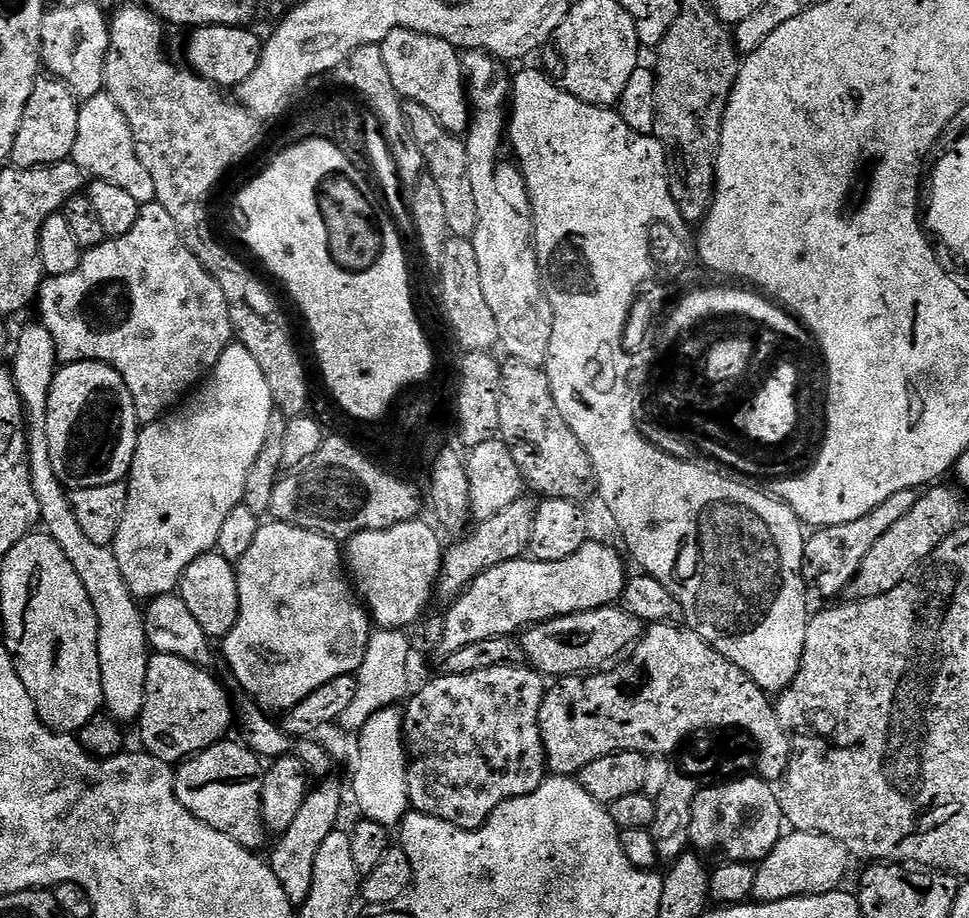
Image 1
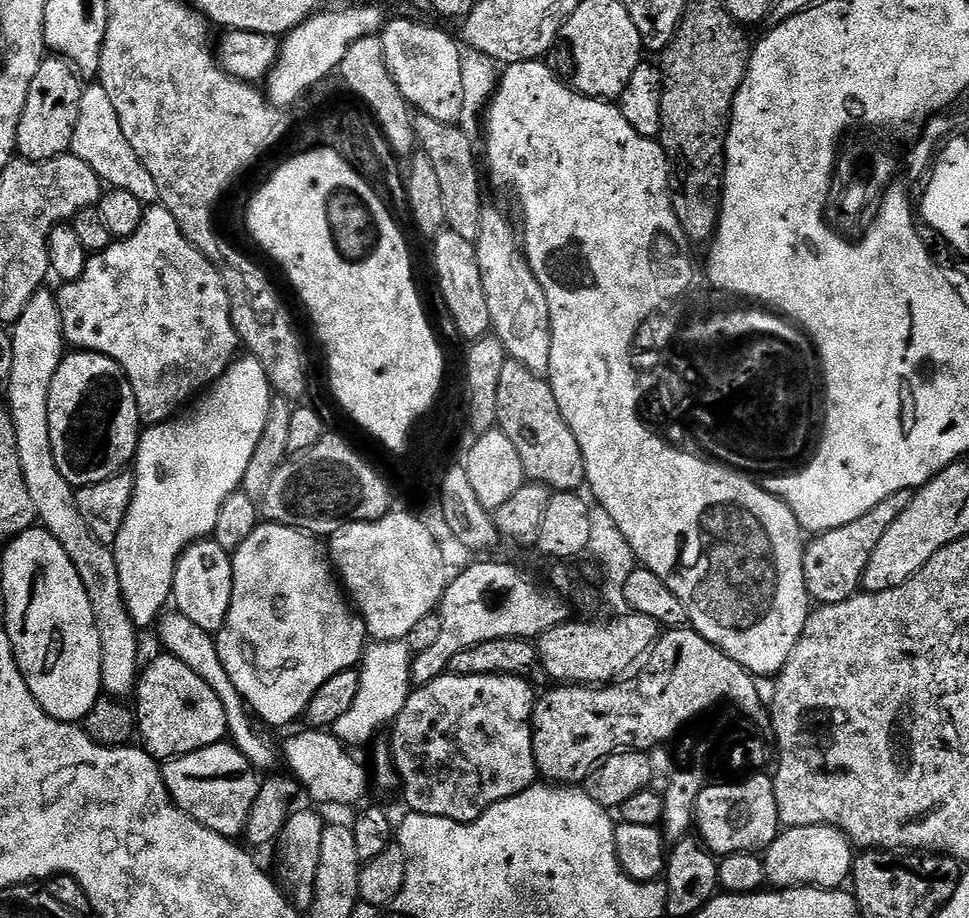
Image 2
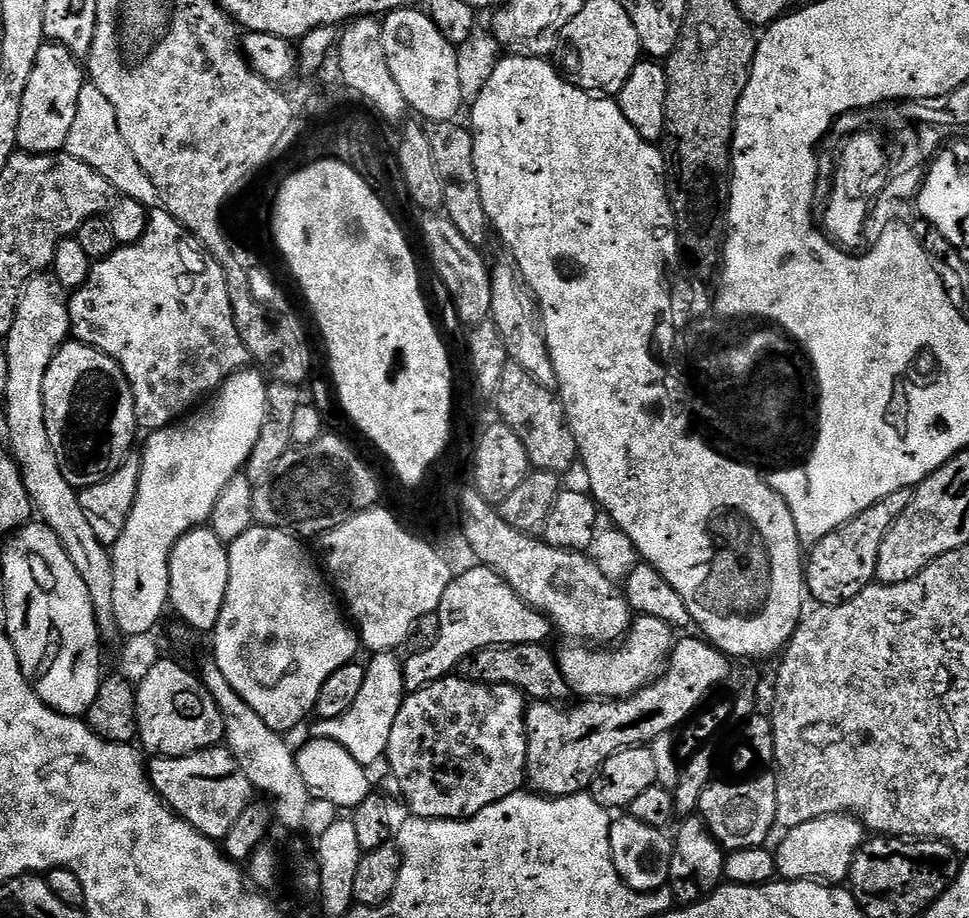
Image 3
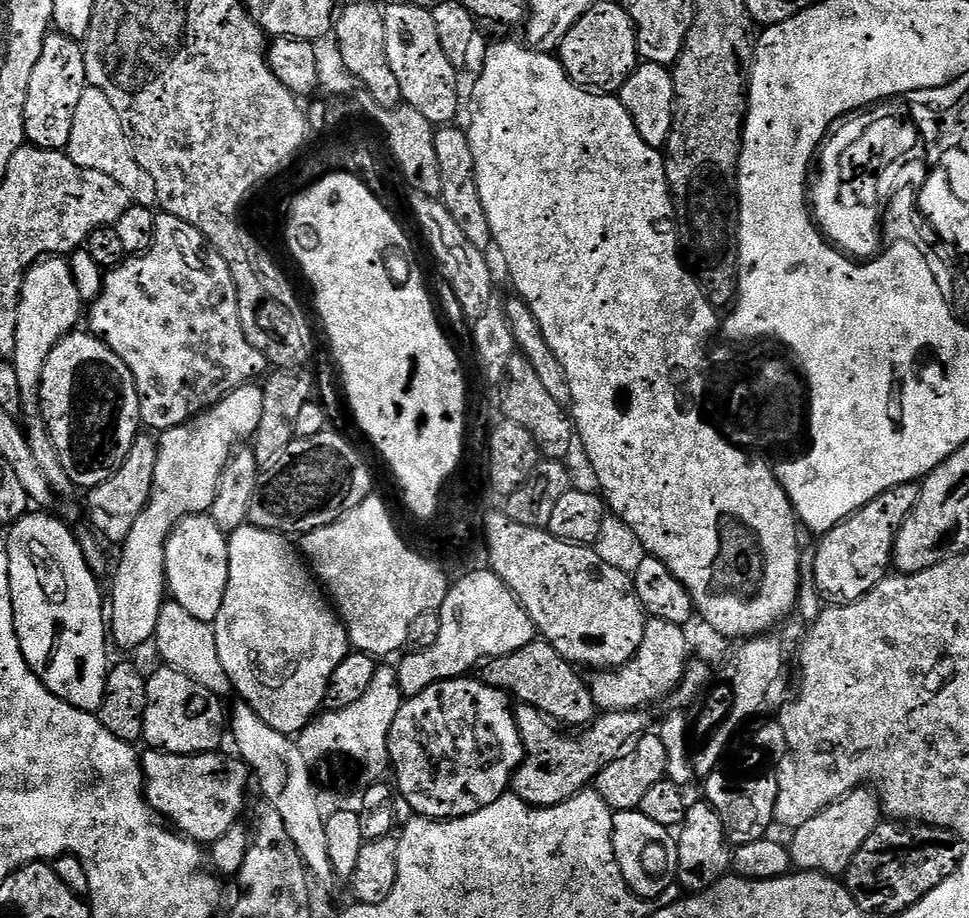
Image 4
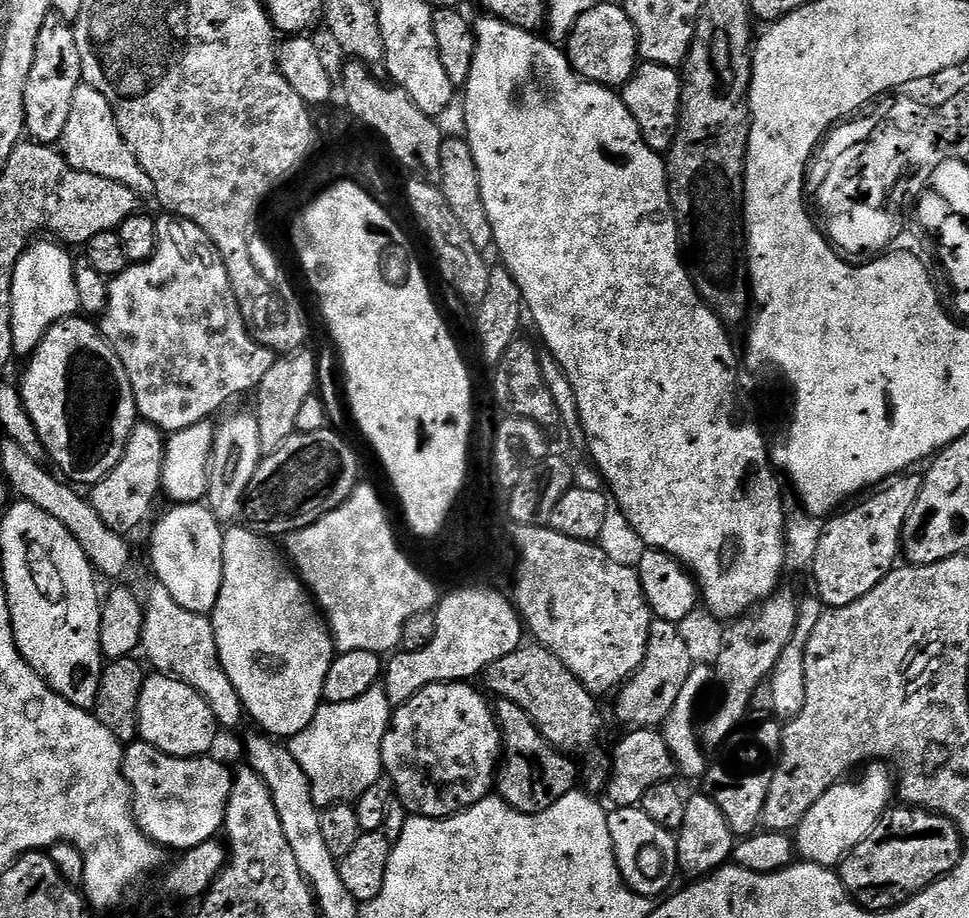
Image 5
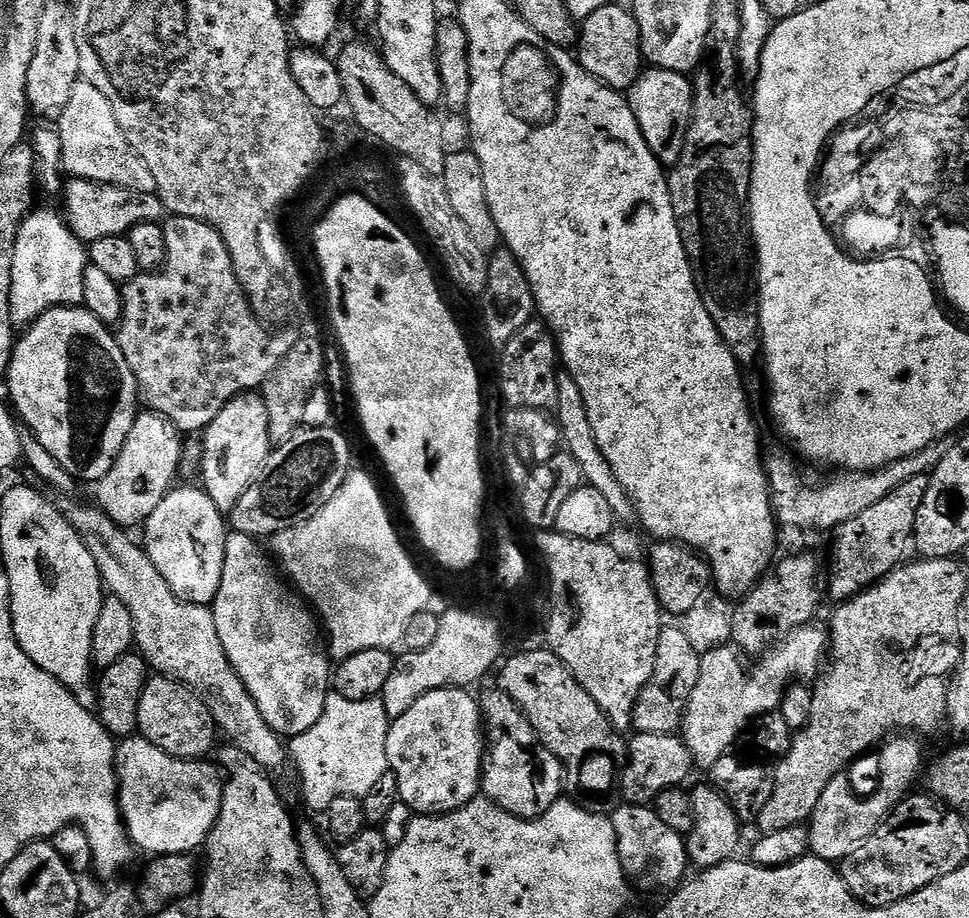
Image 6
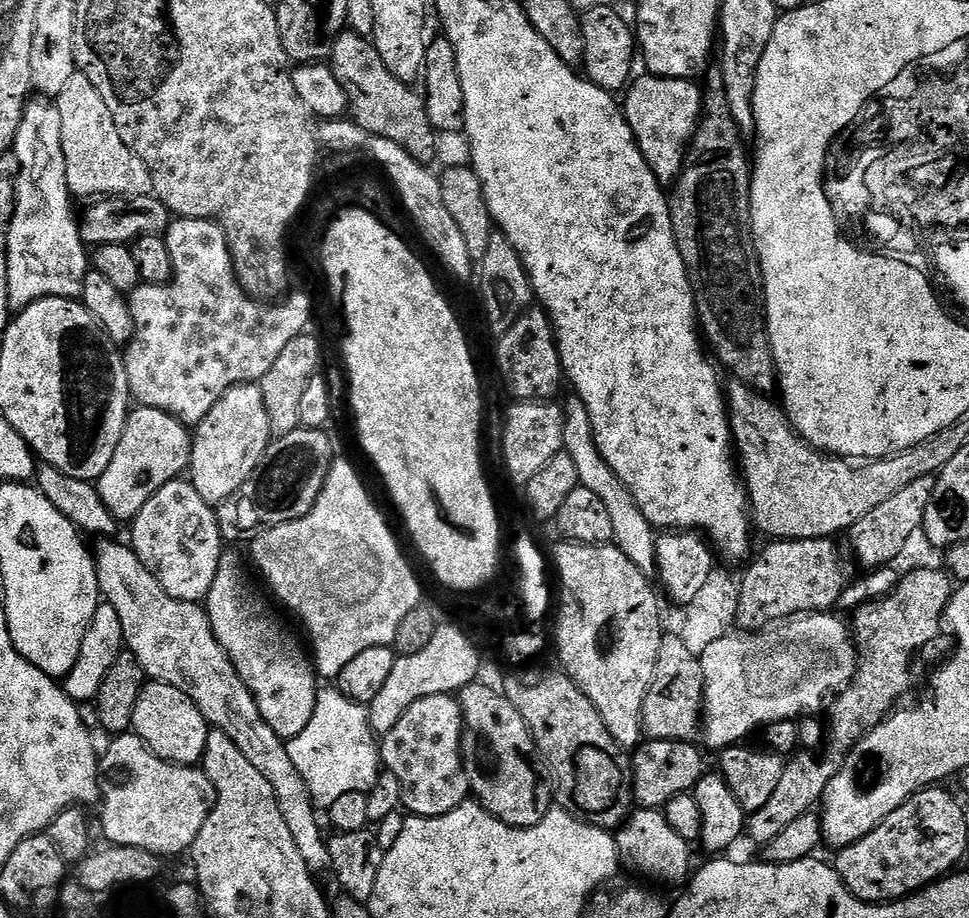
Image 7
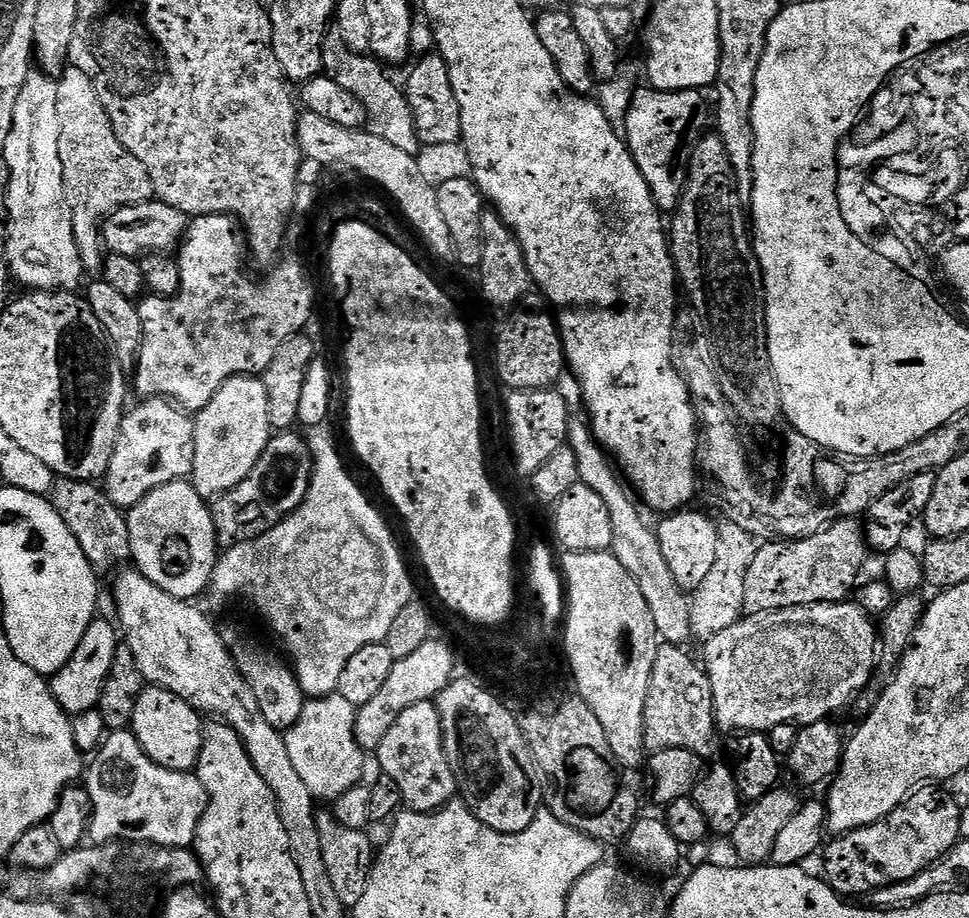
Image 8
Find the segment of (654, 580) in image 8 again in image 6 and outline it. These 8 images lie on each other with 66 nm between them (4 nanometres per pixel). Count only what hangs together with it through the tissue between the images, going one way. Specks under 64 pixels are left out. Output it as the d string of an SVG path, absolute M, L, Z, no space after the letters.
M557 375L556 381L558 382L558 406L554 419L560 428L563 451L569 452L578 462L578 466L582 466L585 485L598 490L598 494L602 494L606 502L610 502L617 521L624 522L628 519L631 521L634 516L632 500L626 494L626 490L622 490L622 482L614 478L614 470L610 470L610 462L606 462L602 450L598 450L598 442L594 438L594 430L590 430L590 418L586 414L586 402L582 402L582 390L578 390L574 378L570 375Z

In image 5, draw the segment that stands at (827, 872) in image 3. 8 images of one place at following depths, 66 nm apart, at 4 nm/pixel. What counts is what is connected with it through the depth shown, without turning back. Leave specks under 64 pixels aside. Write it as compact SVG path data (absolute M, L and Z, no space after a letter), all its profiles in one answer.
M888 766L872 767L867 769L869 772L861 778L860 784L848 784L849 782L835 784L833 788L826 790L826 794L822 794L822 798L818 798L818 802L814 802L814 806L810 806L810 810L806 810L806 818L802 818L800 825L794 829L796 850L801 861L817 864L823 868L835 869L868 837L870 830L874 830L874 826L880 821L880 817L888 811L893 803L894 772Z

